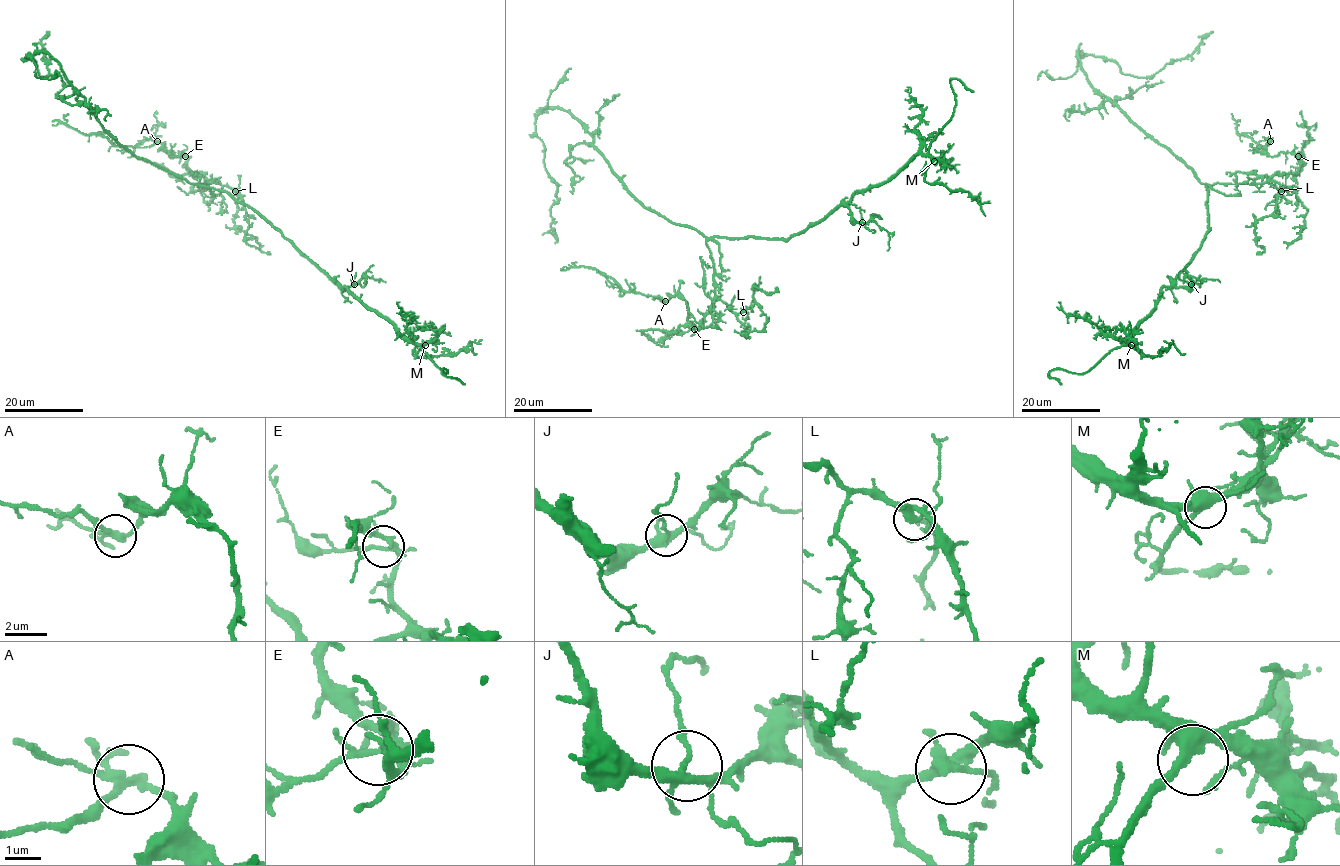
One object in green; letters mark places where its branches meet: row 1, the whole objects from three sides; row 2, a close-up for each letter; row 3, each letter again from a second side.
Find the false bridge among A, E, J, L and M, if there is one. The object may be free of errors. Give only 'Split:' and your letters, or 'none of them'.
Split: A

